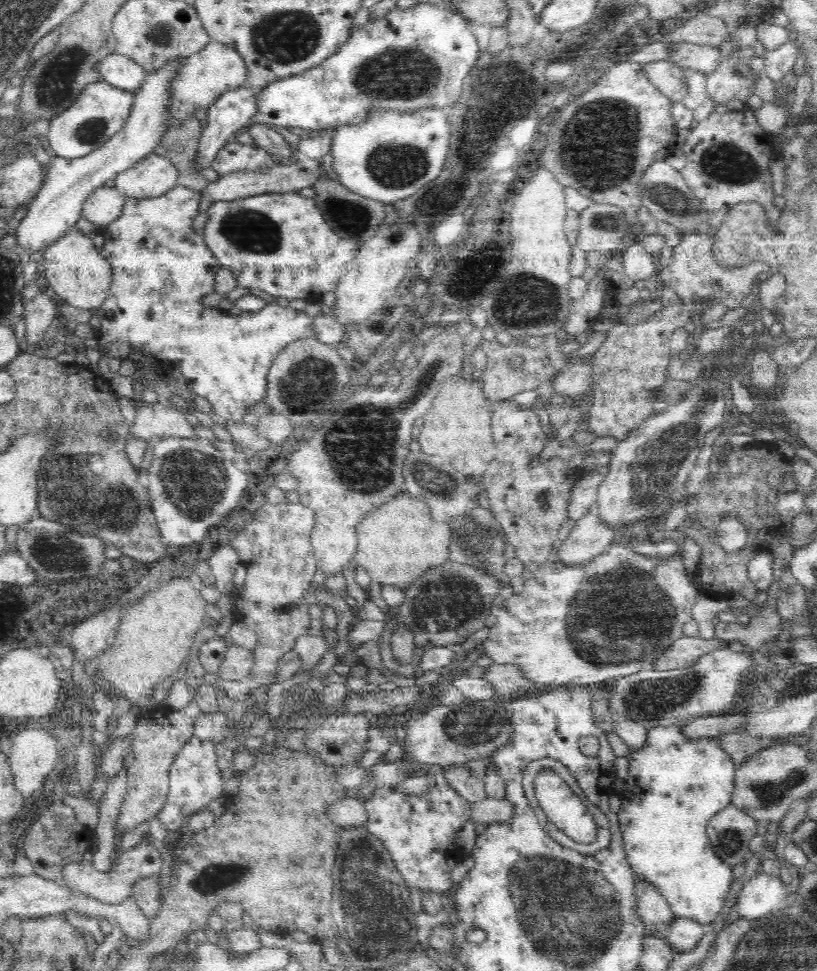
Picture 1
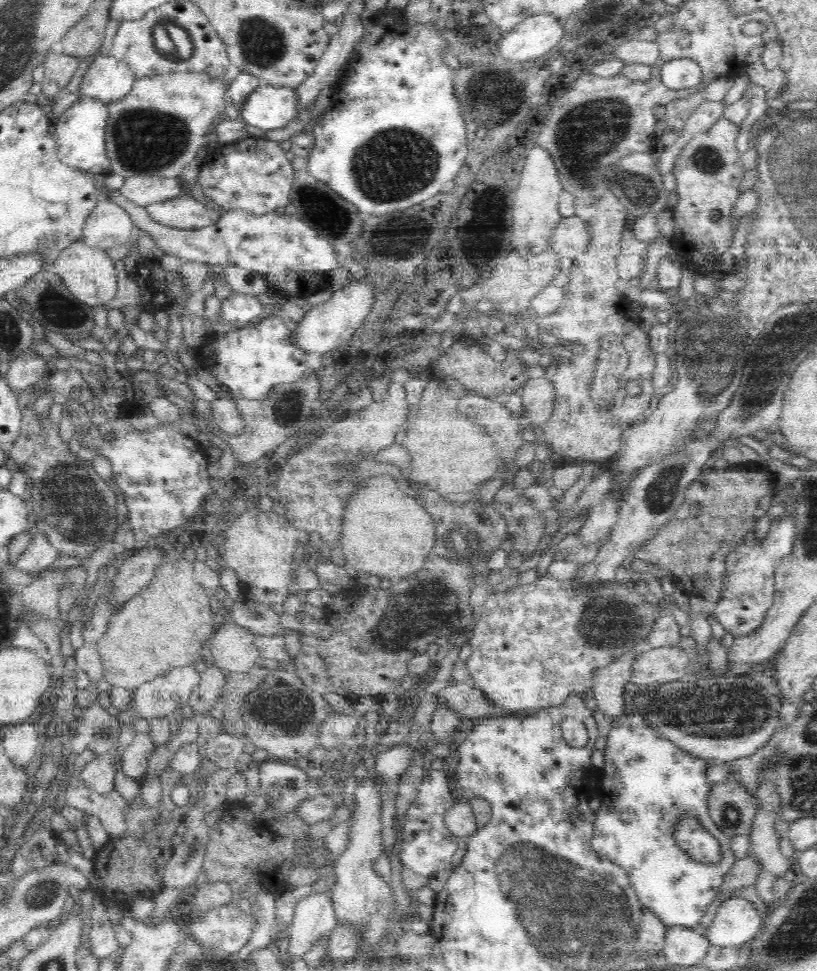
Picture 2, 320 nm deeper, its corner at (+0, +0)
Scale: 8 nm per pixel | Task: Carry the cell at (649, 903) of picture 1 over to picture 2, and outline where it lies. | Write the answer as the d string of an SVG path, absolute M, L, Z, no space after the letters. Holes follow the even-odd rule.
M644 907L641 913L640 928L637 932L638 947L651 955L661 955L665 946L668 927L660 922L660 919Z

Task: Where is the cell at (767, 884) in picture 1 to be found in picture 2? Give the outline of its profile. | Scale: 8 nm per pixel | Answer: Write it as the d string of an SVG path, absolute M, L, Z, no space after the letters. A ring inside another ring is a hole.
M734 896L722 902L711 925L702 931L711 946L740 946L754 938L765 916L758 913L750 901Z

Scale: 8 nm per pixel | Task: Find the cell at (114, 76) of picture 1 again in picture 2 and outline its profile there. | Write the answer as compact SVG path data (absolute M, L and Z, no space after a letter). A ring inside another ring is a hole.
M111 54L98 55L84 74L78 93L103 103L113 103L131 91L136 79L124 61Z

